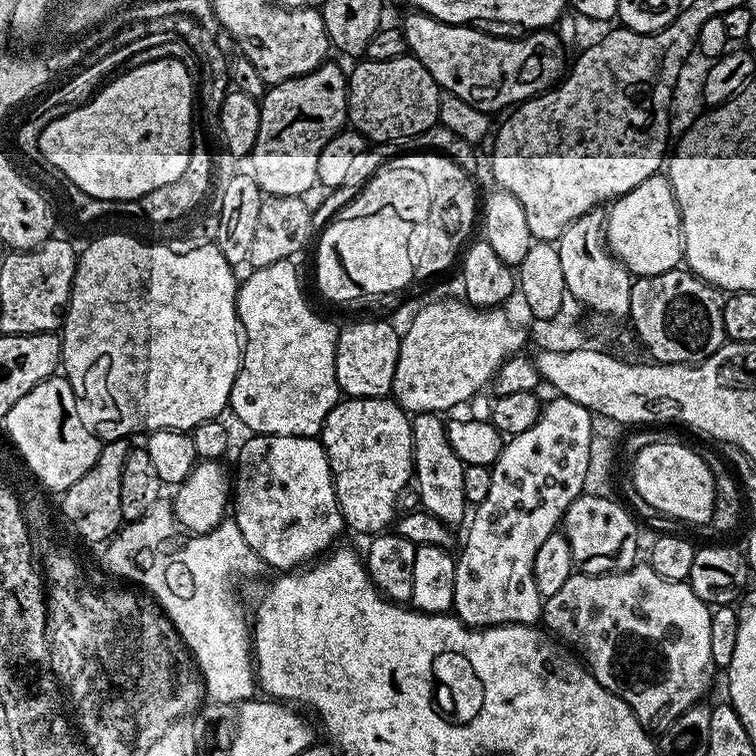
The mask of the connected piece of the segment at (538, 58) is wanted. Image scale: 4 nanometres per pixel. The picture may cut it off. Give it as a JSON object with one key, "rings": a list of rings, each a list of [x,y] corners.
{"rings":[[[413,11],[405,16],[408,17],[402,21],[402,27],[408,43],[408,52],[415,56],[418,62],[422,62],[426,70],[430,70],[434,82],[439,84],[447,95],[462,98],[462,102],[472,104],[480,112],[503,113],[517,104],[523,104],[525,100],[531,100],[541,92],[547,92],[565,75],[564,48],[560,45],[561,37],[555,31],[536,30],[525,35],[528,36],[525,40],[503,40],[500,36],[487,36],[486,33],[479,32],[479,27],[447,24],[427,16],[424,12]]]}

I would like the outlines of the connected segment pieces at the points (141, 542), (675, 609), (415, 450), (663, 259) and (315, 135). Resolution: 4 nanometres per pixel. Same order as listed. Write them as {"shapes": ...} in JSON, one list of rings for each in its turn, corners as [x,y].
{"shapes":[[[[162,498],[154,502],[154,506],[150,506],[150,510],[142,518],[125,523],[107,541],[103,549],[104,564],[114,575],[125,576],[156,595],[155,603],[172,620],[185,640],[192,659],[203,676],[209,701],[217,700],[220,704],[233,704],[232,706],[251,701],[257,695],[258,681],[254,675],[250,620],[249,617],[244,617],[244,608],[236,601],[236,579],[239,576],[254,575],[256,567],[261,567],[262,562],[256,557],[246,538],[242,538],[242,530],[238,530],[235,519],[225,518],[214,530],[189,535],[185,544],[168,552],[168,543],[175,538],[176,532],[178,533],[178,525],[172,505]]],[[[637,562],[630,570],[625,572],[611,572],[605,576],[586,576],[574,574],[568,581],[560,587],[558,594],[547,597],[542,604],[542,624],[553,637],[559,638],[569,649],[578,653],[579,659],[583,661],[595,680],[606,690],[610,690],[638,718],[638,722],[650,734],[661,734],[667,731],[671,723],[674,722],[682,713],[705,699],[704,695],[708,692],[708,687],[712,684],[712,672],[714,665],[710,654],[710,622],[712,621],[713,609],[694,594],[694,590],[685,581],[667,580],[662,578],[647,562]]],[[[417,412],[411,417],[411,421],[412,471],[414,488],[416,484],[416,492],[420,495],[419,507],[434,514],[434,518],[438,518],[444,524],[463,525],[470,508],[466,490],[462,490],[462,474],[466,465],[460,461],[458,454],[454,454],[450,446],[447,423],[434,412]]],[[[667,175],[646,178],[634,190],[611,201],[604,221],[608,248],[633,277],[653,276],[677,271],[684,258],[684,235],[680,229],[680,211]]],[[[322,63],[305,76],[271,85],[260,100],[260,125],[258,138],[250,153],[250,175],[258,182],[261,193],[269,196],[304,196],[312,187],[317,187],[318,154],[322,154],[322,146],[326,146],[328,139],[345,127],[348,114],[348,76],[332,63]]]]}

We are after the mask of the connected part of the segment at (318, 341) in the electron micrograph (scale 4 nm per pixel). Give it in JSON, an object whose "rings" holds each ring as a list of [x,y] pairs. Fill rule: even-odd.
{"rings":[[[283,260],[282,262],[274,262],[274,266],[262,266],[261,268],[253,268],[247,274],[248,277],[243,277],[242,283],[239,285],[238,291],[236,293],[236,313],[238,314],[238,318],[240,319],[242,325],[242,359],[240,362],[240,369],[238,370],[238,374],[234,378],[234,386],[230,390],[230,398],[228,399],[230,405],[230,412],[233,412],[234,415],[237,416],[238,419],[241,420],[242,423],[245,424],[249,429],[247,430],[252,434],[259,434],[261,436],[311,436],[313,438],[319,437],[320,432],[324,429],[324,423],[326,422],[326,418],[330,414],[330,410],[333,408],[335,404],[339,404],[342,399],[342,393],[340,391],[340,387],[338,386],[338,378],[336,377],[336,338],[338,335],[337,325],[332,325],[330,321],[323,320],[322,317],[319,316],[318,313],[315,312],[314,309],[308,305],[308,300],[304,297],[304,292],[300,289],[300,276],[296,273],[295,263],[292,260]]]}

